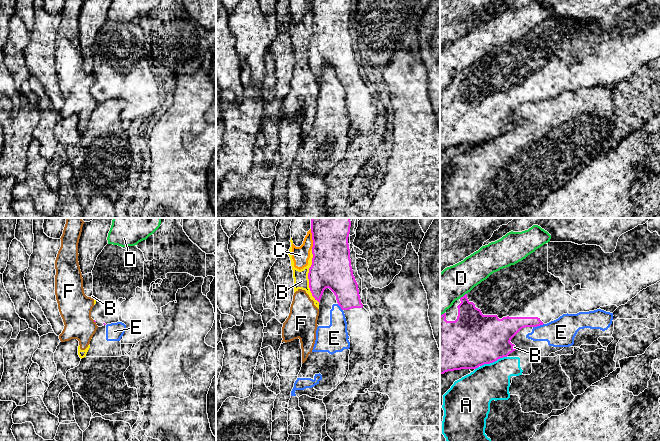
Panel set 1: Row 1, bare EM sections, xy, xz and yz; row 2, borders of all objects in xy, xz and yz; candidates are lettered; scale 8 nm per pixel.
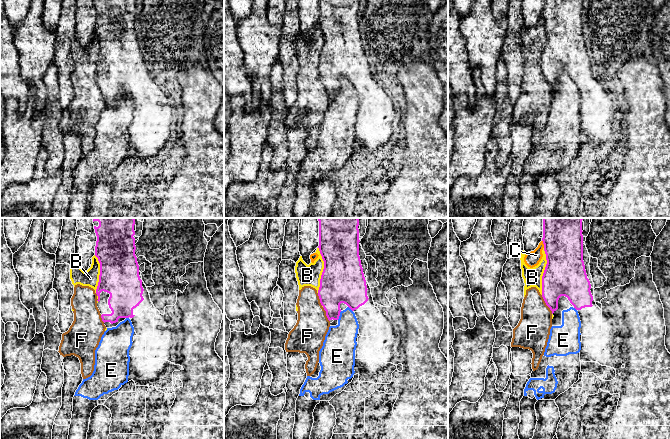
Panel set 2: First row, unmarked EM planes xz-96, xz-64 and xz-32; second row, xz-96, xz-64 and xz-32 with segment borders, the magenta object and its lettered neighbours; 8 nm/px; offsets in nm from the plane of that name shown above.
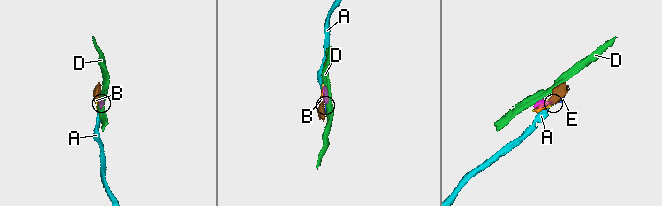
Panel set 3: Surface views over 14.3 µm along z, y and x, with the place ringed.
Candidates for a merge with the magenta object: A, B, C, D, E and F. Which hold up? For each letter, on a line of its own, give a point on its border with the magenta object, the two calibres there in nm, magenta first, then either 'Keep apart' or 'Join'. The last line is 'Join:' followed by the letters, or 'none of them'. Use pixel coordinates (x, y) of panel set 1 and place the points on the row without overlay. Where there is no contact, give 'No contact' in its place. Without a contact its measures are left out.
A: Touches magenta at yz (493, 137). Thickness 420 nm (magenta) against 300 nm. Keep apart
B: Touches magenta at xz (308, 52). Thickness 320 nm (magenta) against 120 nm. Keep apart
C: Touches magenta at xz (312, 15). Thickness 320 nm (magenta) against 140 nm. Keep apart
D: Touches magenta at yz (463, 72). Thickness 280 nm (magenta) against 280 nm. Keep apart
E: Touches magenta at yz (538, 101). Thickness 170 nm (magenta) against 220 nm. Keep apart
F: Touches magenta at xy (94, 97). Thickness 20 nm (magenta) against 260 nm. Keep apart
Join: none of them

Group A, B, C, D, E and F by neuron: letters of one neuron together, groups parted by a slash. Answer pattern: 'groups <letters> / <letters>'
groups A E / B C F / D

